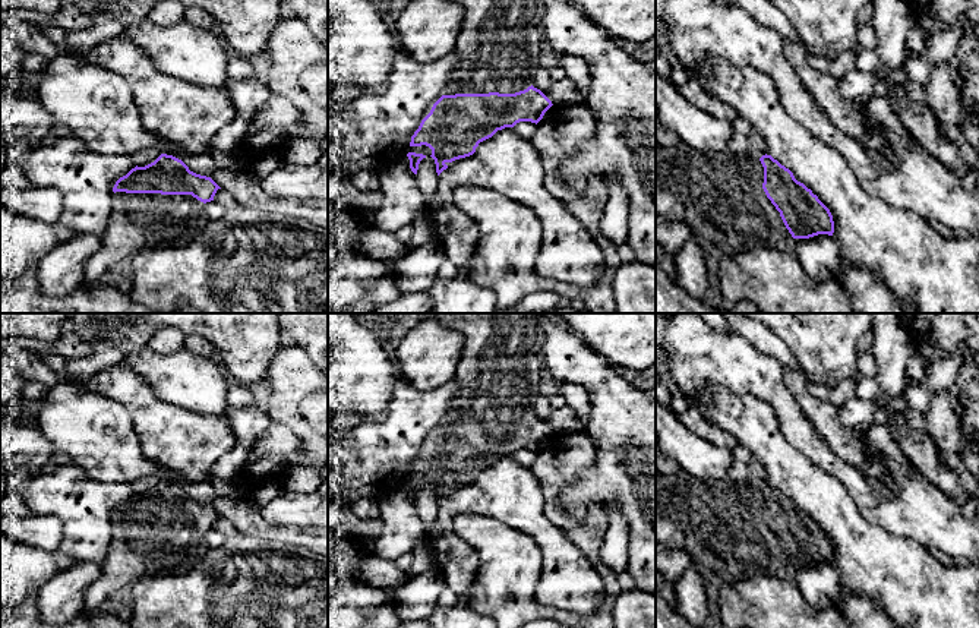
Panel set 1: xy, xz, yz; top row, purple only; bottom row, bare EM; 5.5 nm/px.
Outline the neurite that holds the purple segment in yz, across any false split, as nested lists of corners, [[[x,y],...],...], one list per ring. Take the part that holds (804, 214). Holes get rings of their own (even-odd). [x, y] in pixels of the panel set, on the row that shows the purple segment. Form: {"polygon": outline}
{"polygon": [[[683,142],[667,149],[656,146],[656,214],[685,223],[694,240],[707,240],[723,255],[754,247],[789,253],[796,239],[834,233],[830,209],[771,155],[757,160],[729,151],[708,154]]]}

